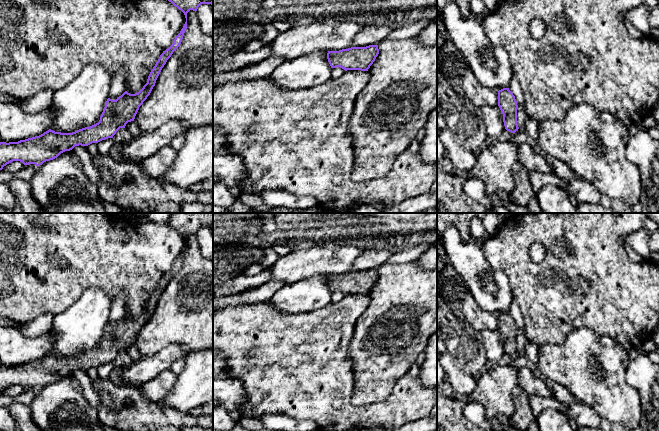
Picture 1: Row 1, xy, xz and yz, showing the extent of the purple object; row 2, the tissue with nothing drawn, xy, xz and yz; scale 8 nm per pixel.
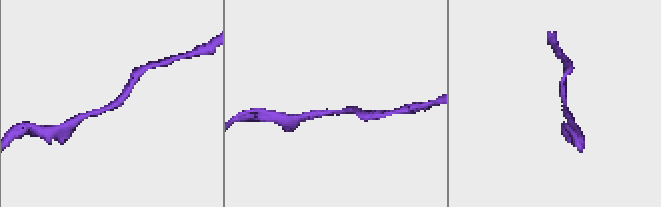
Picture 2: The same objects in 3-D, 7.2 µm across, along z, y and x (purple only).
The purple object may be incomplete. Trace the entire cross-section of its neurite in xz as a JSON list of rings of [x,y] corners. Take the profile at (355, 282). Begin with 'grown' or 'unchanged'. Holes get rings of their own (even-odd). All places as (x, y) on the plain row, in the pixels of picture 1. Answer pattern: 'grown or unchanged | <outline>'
unchanged | [[[378,269],[351,271],[339,275],[328,275],[327,283],[331,292],[368,295],[379,278]]]

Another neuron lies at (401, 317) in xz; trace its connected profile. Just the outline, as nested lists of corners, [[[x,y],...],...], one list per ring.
[[[417,263],[389,264],[378,268],[379,278],[368,293],[370,303],[354,328],[347,358],[352,362],[355,388],[351,403],[372,405],[386,400],[397,380],[408,373],[417,357],[426,350],[430,337],[437,332],[437,269],[424,270]]]

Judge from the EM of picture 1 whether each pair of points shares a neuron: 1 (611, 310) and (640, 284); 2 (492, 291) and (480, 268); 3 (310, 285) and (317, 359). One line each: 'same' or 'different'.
1: same
2: same
3: different

